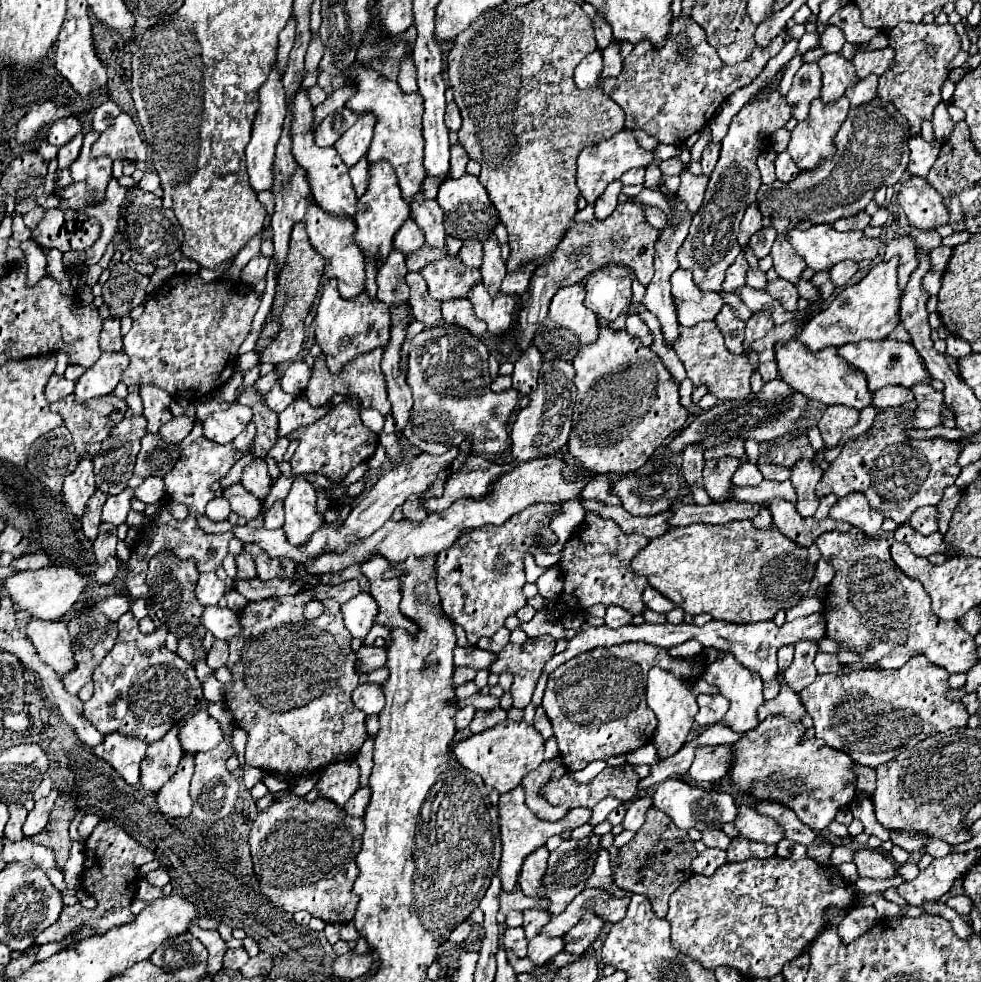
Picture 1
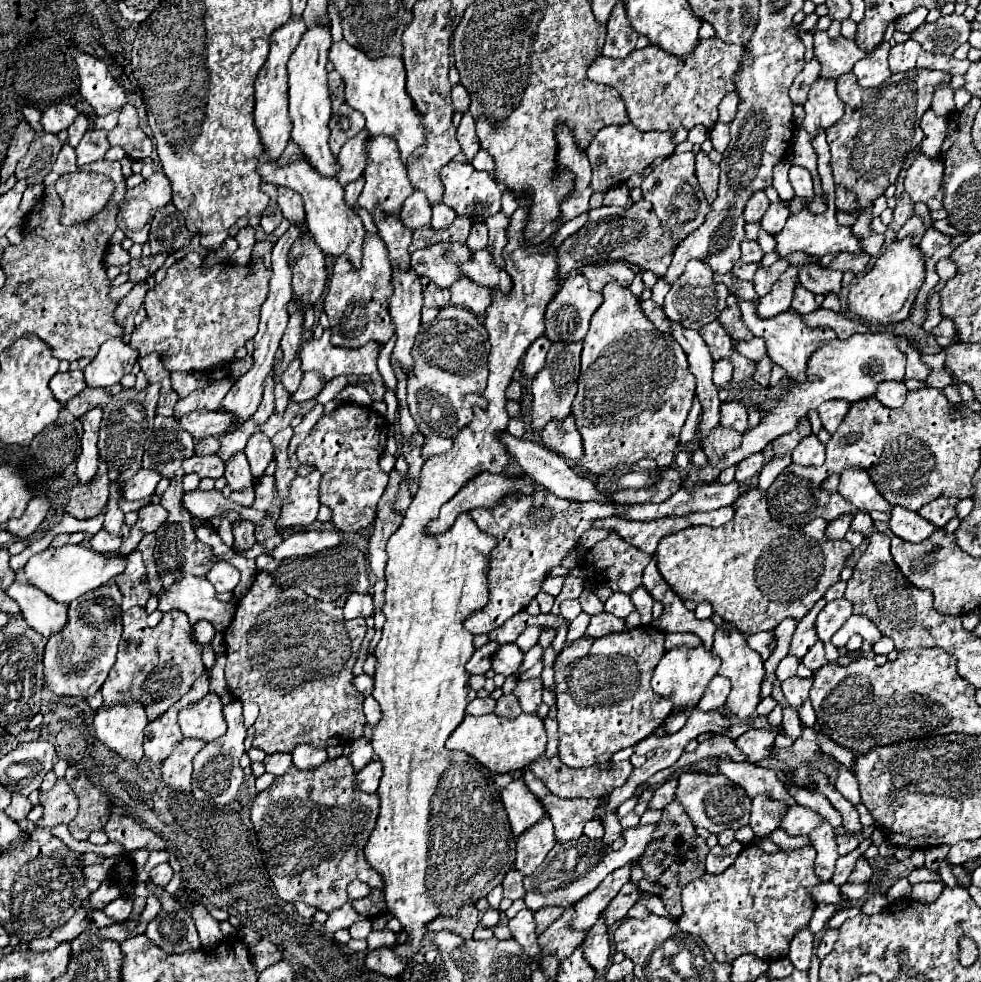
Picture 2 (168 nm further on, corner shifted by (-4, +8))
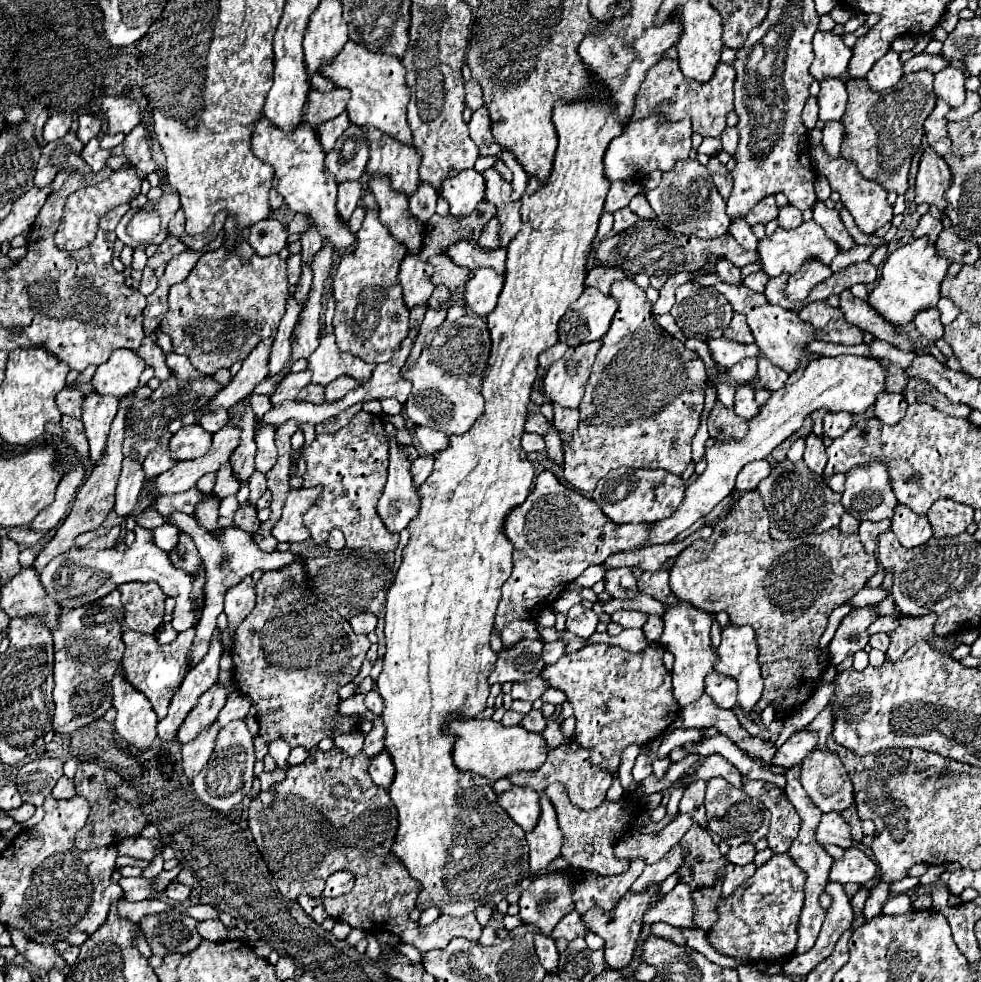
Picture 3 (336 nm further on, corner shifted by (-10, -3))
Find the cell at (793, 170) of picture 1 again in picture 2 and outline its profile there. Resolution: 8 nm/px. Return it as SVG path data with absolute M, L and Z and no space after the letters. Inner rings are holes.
M791 166L789 170L789 182L797 196L803 196L807 200L813 200L813 180L807 168L803 166Z

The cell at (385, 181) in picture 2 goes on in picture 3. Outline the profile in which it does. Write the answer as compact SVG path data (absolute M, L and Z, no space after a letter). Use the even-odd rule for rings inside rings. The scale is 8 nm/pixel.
M363 127L369 141L367 175L383 173L391 179L395 191L411 195L419 185L421 153L413 145L405 145L375 127Z

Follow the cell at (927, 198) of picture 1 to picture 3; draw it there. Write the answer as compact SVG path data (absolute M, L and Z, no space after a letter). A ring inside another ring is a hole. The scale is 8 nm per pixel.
M925 147L919 161L915 203L937 205L943 211L947 207L943 193L949 185L951 185L951 173L945 159L939 157L931 147Z

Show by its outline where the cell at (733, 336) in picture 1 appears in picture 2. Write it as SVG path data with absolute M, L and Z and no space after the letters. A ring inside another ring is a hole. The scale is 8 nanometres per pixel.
M729 294L729 298L727 298L727 306L725 306L725 310L721 312L719 322L721 322L721 326L727 330L727 334L729 334L733 340L751 340L751 338L753 338L753 334L747 330L747 326L745 326L743 320L741 320L739 300L737 300L737 296L733 296L733 294Z

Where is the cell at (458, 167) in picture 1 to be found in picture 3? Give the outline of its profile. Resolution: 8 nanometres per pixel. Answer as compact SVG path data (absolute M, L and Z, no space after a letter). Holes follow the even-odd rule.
M485 105L477 111L473 111L471 121L469 121L469 133L471 133L471 139L477 143L483 157L501 155L501 147L491 135L491 117L489 117L489 111Z

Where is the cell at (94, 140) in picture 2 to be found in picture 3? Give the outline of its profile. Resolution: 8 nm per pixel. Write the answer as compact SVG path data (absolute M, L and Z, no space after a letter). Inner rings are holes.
M91 139L91 141L83 147L83 151L81 151L83 161L85 161L93 171L99 171L99 169L105 165L105 161L107 161L109 155L111 155L109 151L103 151L103 149L99 147L99 141L97 141L97 139Z

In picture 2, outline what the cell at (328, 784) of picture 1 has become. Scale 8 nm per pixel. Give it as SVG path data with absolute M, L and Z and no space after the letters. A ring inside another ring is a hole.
M365 738L363 740L355 740L355 742L347 742L345 748L343 748L343 756L351 762L353 770L359 772L361 768L365 768L371 758L373 758L373 748L371 748L371 742L367 742Z

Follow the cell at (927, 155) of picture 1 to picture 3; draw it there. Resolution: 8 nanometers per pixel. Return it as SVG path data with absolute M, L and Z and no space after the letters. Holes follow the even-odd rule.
M937 99L935 109L931 111L931 115L925 119L925 135L929 145L939 153L945 155L951 147L951 141L947 139L947 113L951 111L949 103L945 103L943 99Z

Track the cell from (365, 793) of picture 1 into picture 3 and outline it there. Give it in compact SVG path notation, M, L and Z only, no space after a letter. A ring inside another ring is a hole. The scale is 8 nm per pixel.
M385 749L371 759L369 775L371 775L371 779L375 781L375 785L379 785L379 787L383 787L383 789L387 789L387 787L391 785L391 779L393 779L393 775L395 775L395 767L393 767L393 763L391 763L391 755L387 755Z

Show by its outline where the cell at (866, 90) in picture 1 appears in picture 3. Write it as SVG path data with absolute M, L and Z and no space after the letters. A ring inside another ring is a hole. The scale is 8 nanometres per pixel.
M889 49L881 59L875 61L865 79L869 81L869 87L873 91L883 91L897 85L901 75L903 75L903 65L899 63L899 53Z

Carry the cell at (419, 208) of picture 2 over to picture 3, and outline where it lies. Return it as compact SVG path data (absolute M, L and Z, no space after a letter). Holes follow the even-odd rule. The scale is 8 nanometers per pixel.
M419 183L417 191L409 197L409 209L413 217L419 221L429 221L429 217L435 213L437 197L437 191L429 183Z

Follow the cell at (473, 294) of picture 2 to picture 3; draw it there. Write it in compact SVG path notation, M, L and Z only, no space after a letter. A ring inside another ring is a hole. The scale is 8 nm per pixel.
M491 267L477 269L475 277L467 283L467 295L465 295L467 309L483 317L489 315L497 305L497 297L503 289L503 281L505 275L493 271Z

